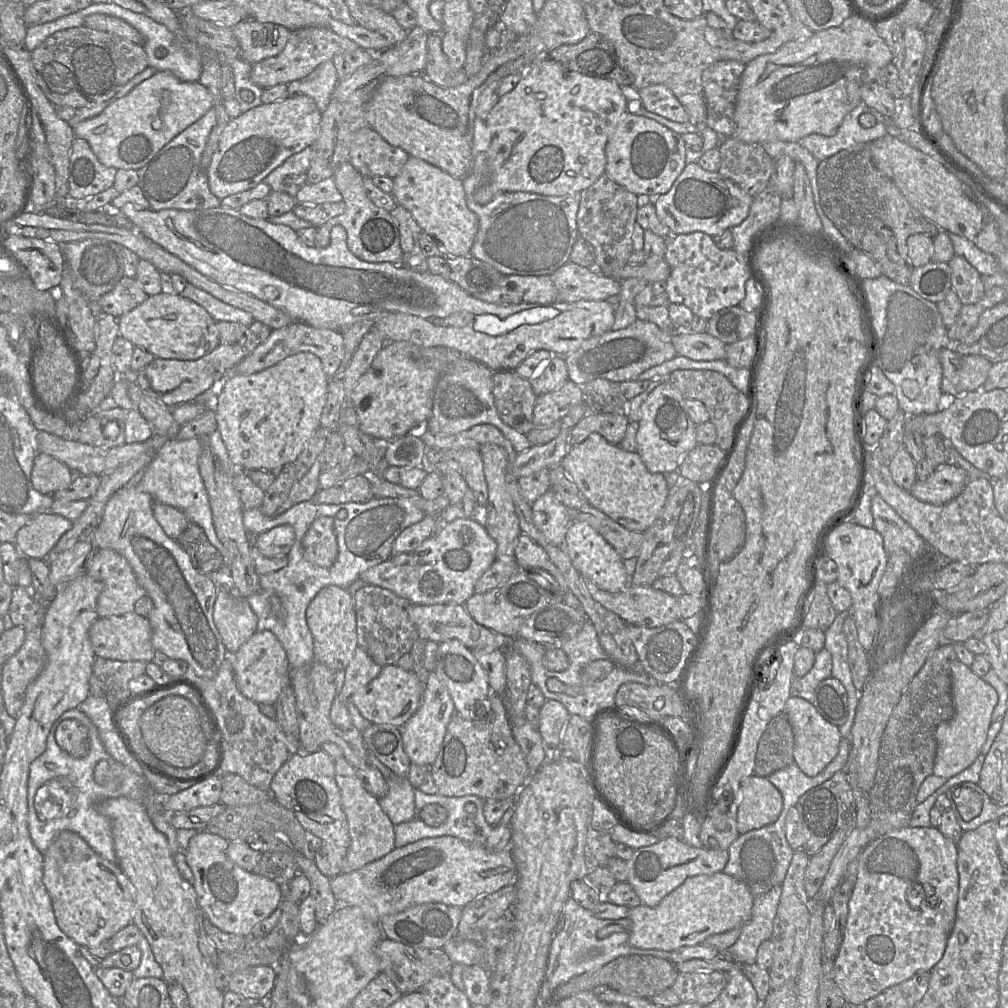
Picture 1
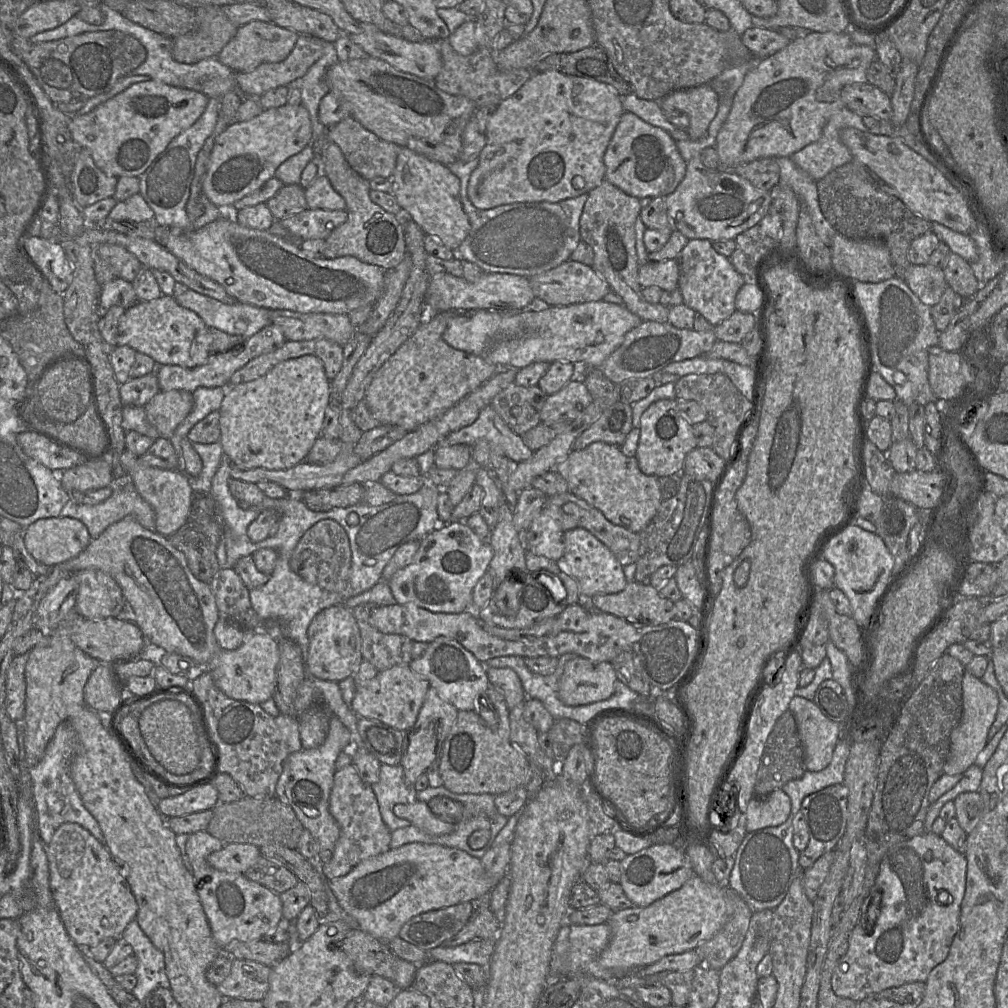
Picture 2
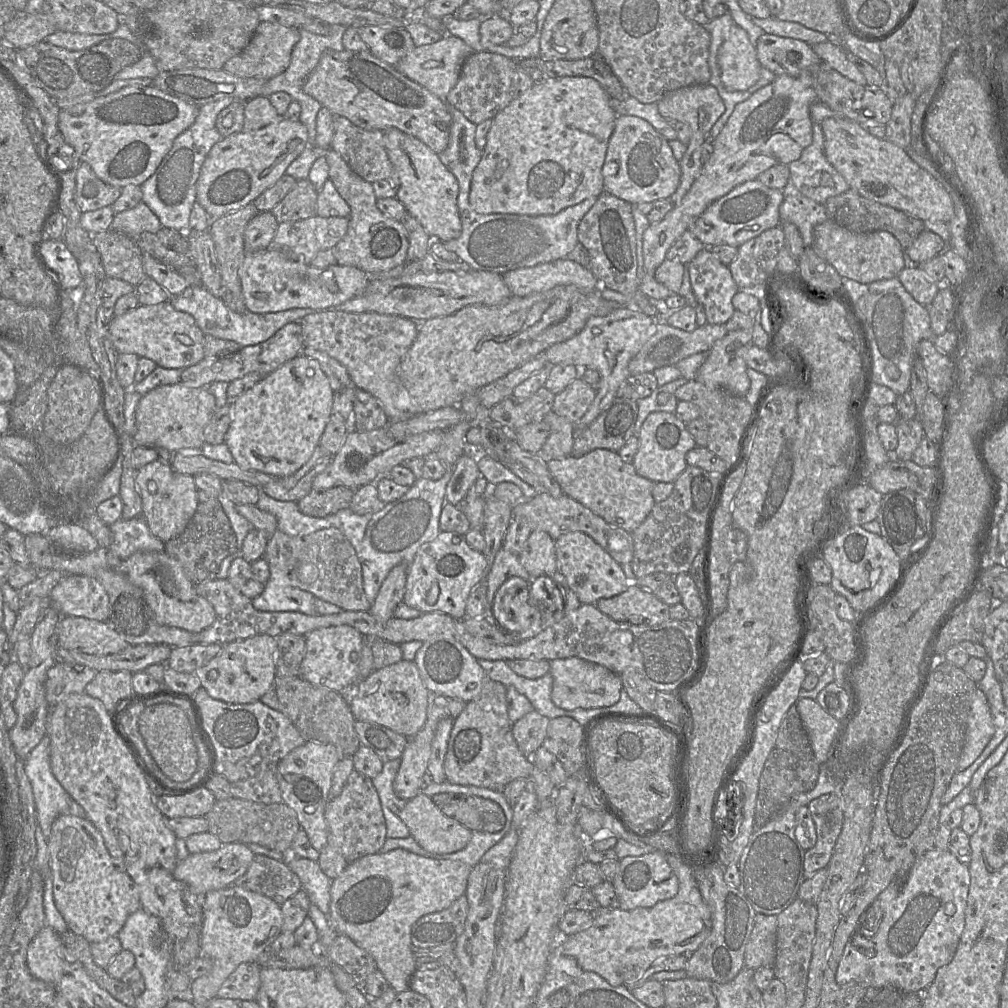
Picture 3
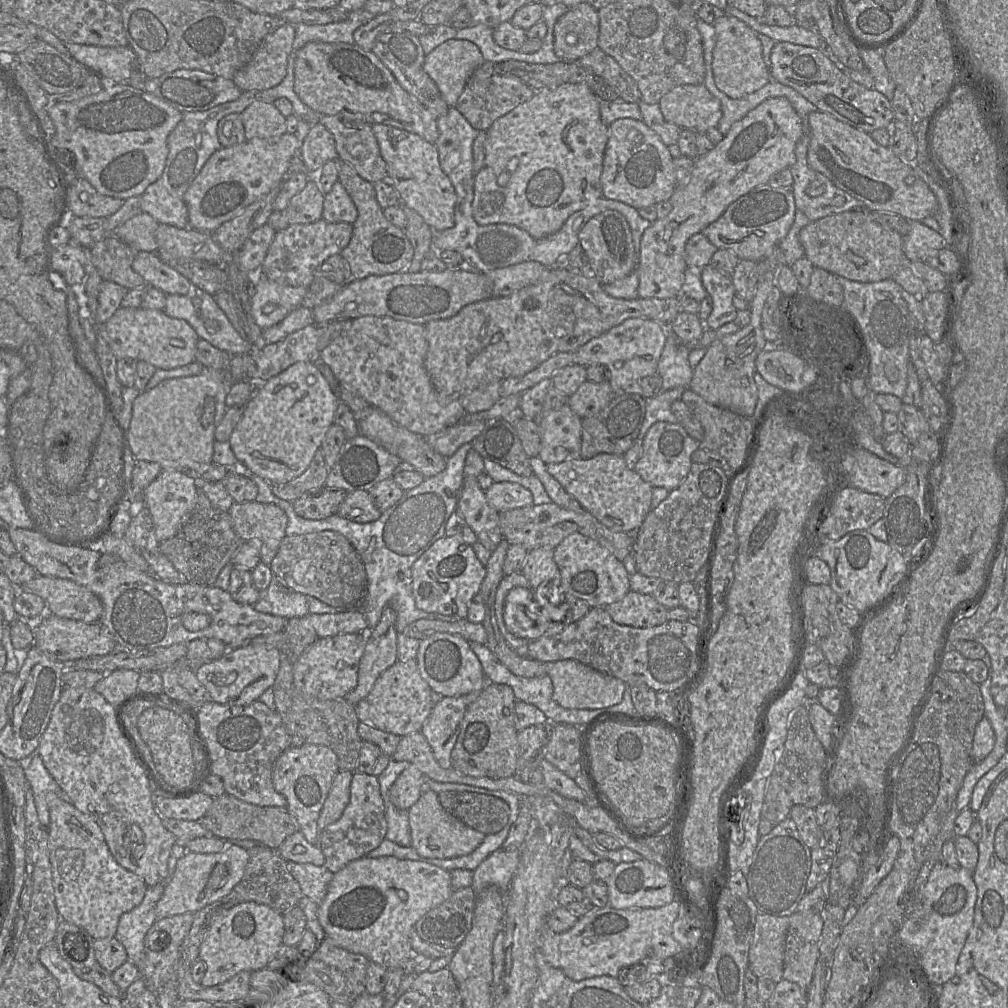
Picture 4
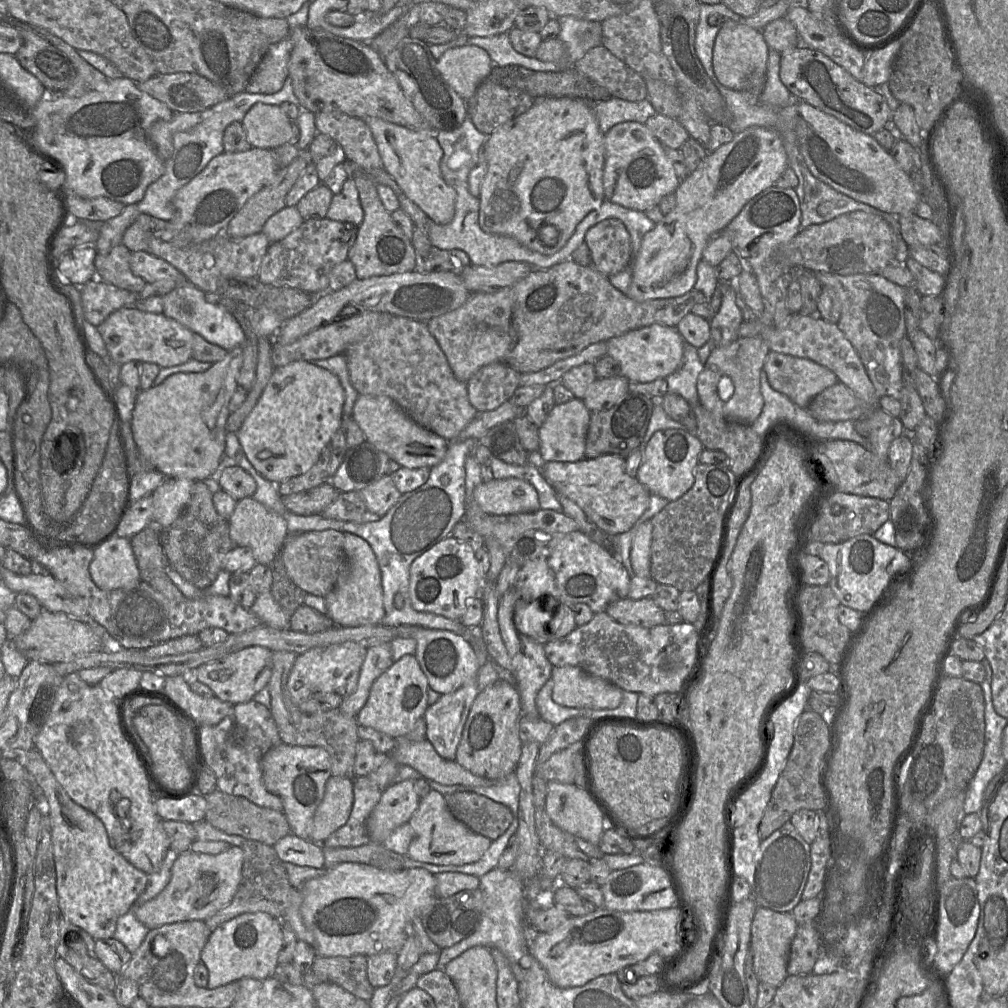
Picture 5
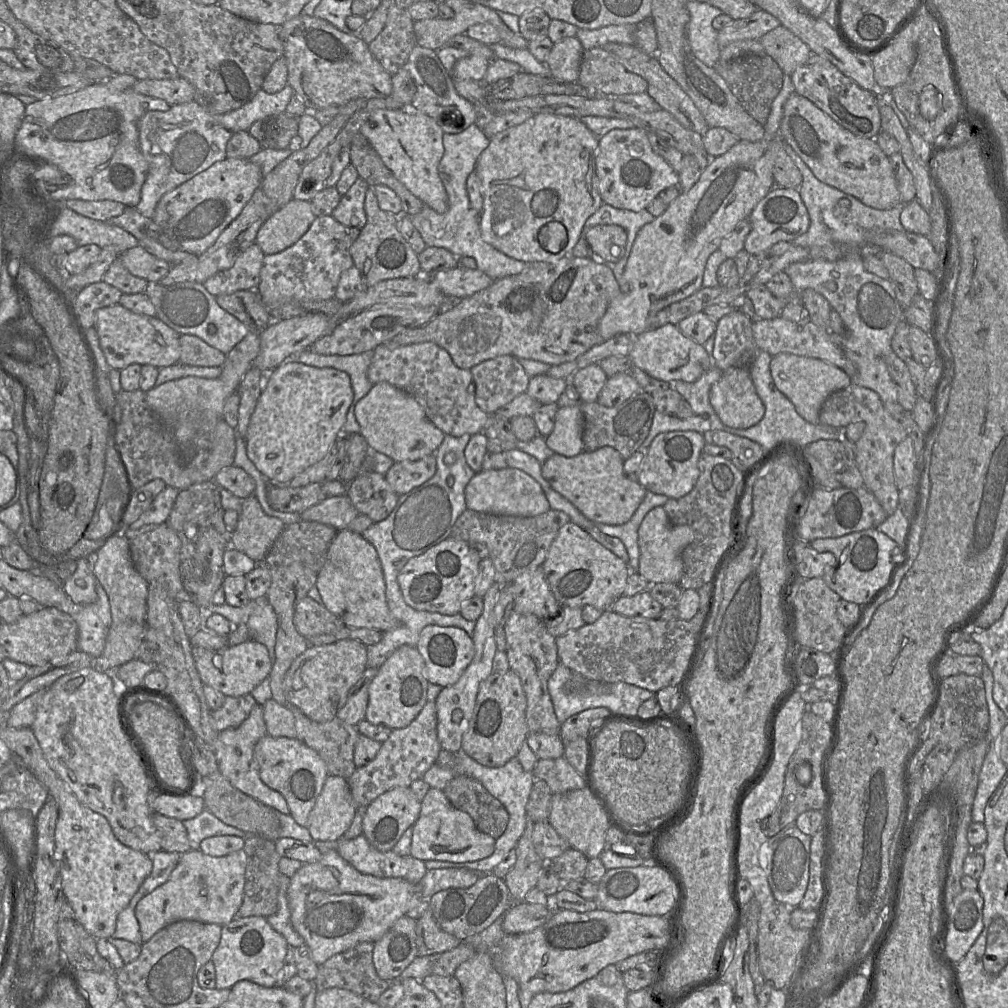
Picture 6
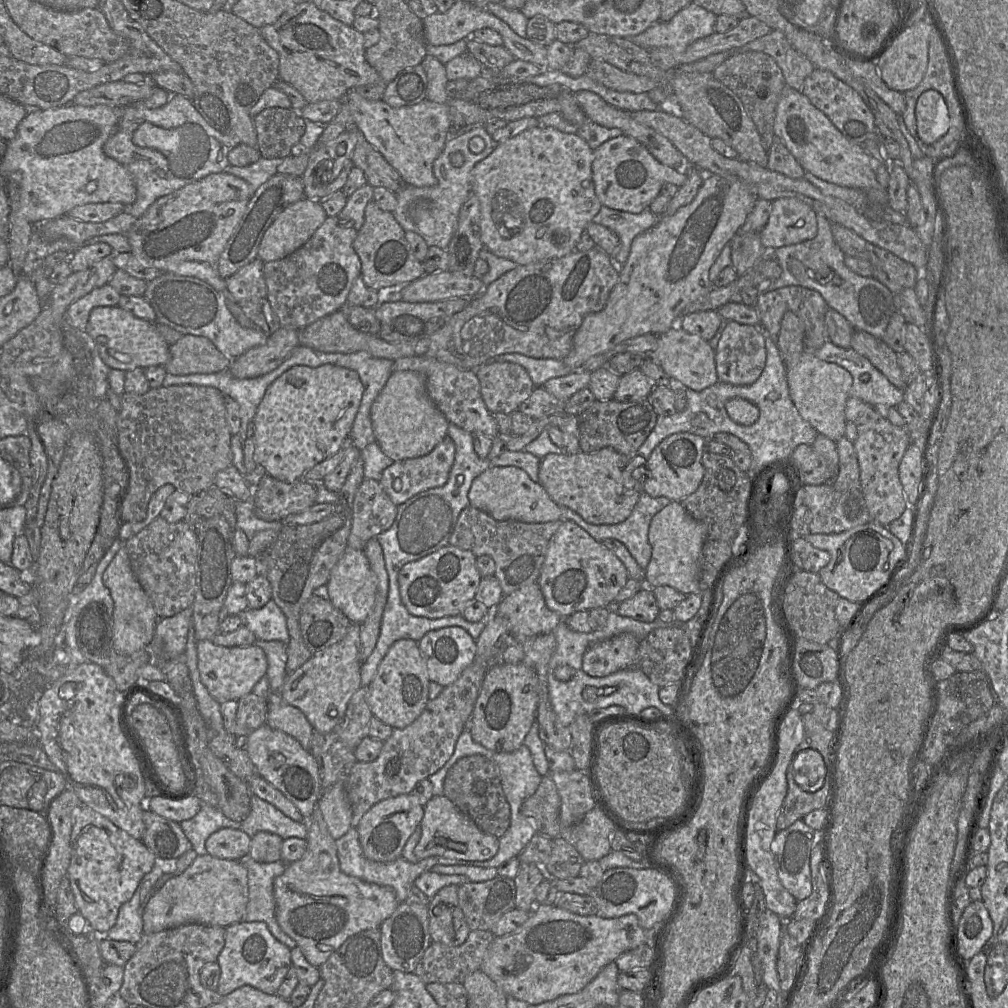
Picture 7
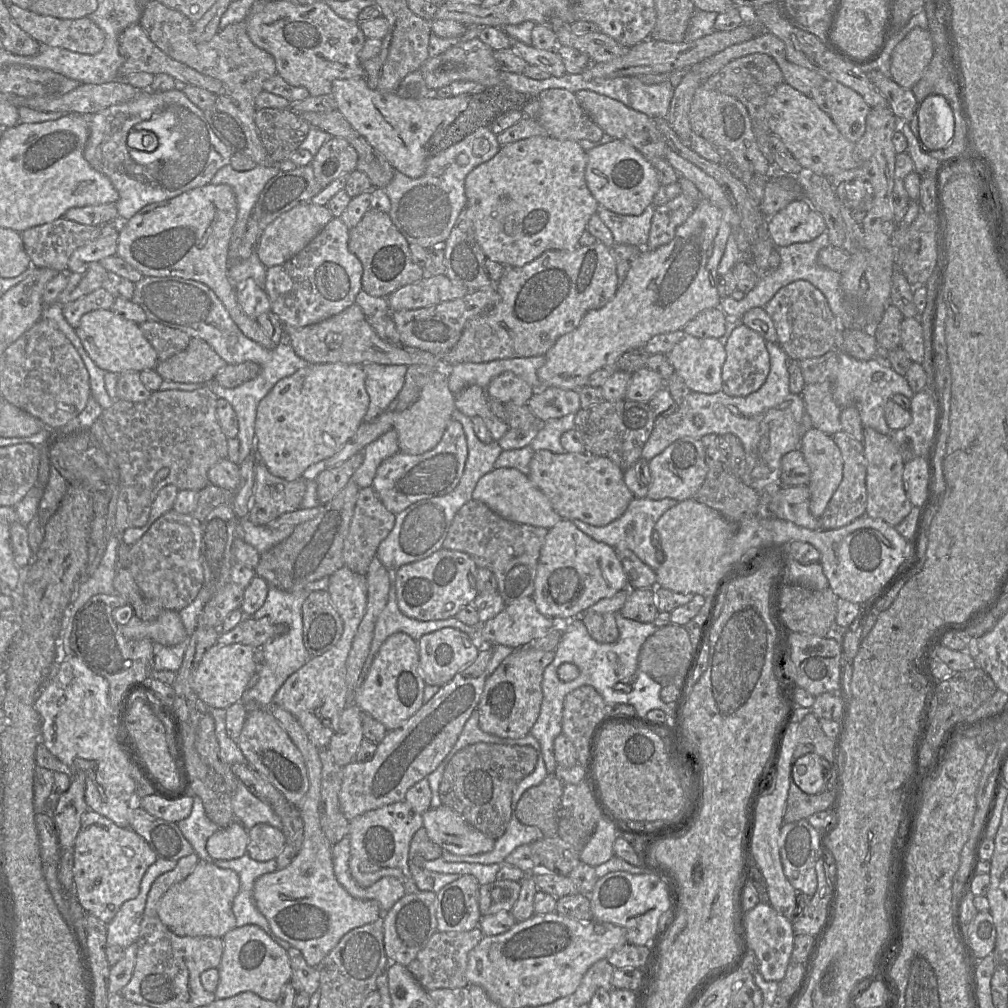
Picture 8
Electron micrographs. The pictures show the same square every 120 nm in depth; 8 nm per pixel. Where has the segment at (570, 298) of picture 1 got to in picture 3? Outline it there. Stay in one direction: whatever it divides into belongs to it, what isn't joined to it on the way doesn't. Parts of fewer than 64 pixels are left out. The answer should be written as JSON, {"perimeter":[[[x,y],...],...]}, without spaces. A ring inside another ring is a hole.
{"perimeter":[[[567,258],[510,270],[502,279],[512,295],[518,297],[544,292],[558,285],[575,285],[586,292],[596,291],[601,286],[589,268]]]}

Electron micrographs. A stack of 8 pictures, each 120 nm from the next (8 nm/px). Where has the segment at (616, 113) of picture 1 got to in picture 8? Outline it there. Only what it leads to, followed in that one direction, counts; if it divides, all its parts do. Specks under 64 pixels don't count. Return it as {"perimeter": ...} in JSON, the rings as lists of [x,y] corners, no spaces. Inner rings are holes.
{"perimeter":[[[532,136],[501,146],[492,159],[476,166],[466,176],[465,194],[476,240],[486,258],[505,267],[521,267],[547,250],[576,249],[589,219],[599,209],[587,186],[586,165],[587,151],[577,141]]]}

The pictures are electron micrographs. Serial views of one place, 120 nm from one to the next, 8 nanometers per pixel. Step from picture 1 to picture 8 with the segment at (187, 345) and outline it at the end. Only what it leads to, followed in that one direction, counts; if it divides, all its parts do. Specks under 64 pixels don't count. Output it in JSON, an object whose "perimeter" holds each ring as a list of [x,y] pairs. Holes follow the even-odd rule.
{"perimeter":[[[100,309],[84,314],[75,330],[90,358],[106,372],[118,375],[140,373],[153,370],[159,362],[155,349],[143,335],[140,326],[111,309]]]}

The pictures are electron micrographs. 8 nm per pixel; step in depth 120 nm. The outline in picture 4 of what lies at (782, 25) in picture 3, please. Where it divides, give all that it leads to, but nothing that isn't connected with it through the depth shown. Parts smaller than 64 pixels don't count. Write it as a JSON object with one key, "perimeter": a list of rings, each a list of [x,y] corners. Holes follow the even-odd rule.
{"perimeter":[[[727,6],[723,12],[726,15],[739,19],[755,32],[766,35],[775,42],[788,42],[815,49],[823,49],[827,52],[827,47],[816,30],[804,28],[797,24],[789,27],[770,26],[755,17],[739,11],[733,6]]]}

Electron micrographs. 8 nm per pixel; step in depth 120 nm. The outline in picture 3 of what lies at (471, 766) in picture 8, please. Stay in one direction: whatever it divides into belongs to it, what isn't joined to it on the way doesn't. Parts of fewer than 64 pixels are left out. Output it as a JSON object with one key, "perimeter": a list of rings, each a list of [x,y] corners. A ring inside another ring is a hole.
{"perimeter":[[[452,793],[436,794],[431,799],[444,815],[471,831],[496,833],[505,826],[505,814],[492,800]]]}

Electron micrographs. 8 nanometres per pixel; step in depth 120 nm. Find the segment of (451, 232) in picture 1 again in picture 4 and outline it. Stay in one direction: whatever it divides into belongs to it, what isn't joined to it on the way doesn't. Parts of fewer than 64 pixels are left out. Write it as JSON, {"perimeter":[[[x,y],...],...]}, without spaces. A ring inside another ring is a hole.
{"perimeter":[[[374,124],[372,131],[381,156],[387,166],[387,177],[399,195],[399,202],[417,212],[433,231],[443,231],[455,225],[455,189],[440,167],[435,144],[419,135],[385,125]]]}

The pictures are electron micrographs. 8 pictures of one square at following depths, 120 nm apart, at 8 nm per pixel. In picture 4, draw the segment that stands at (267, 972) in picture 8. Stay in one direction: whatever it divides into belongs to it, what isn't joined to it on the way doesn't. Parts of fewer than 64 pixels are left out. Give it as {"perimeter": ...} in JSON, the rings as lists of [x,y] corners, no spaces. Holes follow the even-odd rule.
{"perimeter":[[[243,902],[216,916],[201,943],[199,960],[206,966],[200,985],[222,984],[241,971],[265,970],[281,944],[283,915],[256,902]]]}

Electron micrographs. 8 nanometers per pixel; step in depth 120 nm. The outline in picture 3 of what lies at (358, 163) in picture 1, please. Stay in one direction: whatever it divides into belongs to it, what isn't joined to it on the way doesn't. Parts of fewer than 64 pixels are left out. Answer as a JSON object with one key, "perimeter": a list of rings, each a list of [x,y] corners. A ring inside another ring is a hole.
{"perimeter":[[[334,116],[331,148],[365,181],[390,179],[392,165],[383,131],[365,130],[344,117]]]}

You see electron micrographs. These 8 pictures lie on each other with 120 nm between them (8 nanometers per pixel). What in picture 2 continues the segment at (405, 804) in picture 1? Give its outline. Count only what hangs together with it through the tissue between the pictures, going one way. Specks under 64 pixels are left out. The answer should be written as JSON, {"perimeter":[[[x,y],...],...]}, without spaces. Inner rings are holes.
{"perimeter":[[[382,764],[377,782],[371,784],[376,796],[382,820],[391,832],[410,826],[406,819],[398,818],[393,813],[397,804],[409,804],[416,800],[416,791],[404,781],[402,766]]]}

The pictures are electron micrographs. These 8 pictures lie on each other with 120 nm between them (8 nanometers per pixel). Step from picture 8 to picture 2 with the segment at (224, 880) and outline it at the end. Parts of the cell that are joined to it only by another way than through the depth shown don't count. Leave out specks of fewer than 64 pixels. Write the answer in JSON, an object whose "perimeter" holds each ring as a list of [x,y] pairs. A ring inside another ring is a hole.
{"perimeter":[[[225,844],[221,850],[211,853],[207,861],[210,866],[217,870],[244,874],[260,857],[259,847],[253,844]]]}

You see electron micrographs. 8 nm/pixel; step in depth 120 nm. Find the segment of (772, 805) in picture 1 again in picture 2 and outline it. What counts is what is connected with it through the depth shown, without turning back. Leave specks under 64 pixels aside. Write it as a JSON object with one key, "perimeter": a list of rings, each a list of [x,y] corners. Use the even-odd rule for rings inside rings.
{"perimeter":[[[782,789],[772,791],[765,798],[754,796],[747,806],[746,830],[753,832],[780,826],[787,820],[790,810],[791,800]]]}

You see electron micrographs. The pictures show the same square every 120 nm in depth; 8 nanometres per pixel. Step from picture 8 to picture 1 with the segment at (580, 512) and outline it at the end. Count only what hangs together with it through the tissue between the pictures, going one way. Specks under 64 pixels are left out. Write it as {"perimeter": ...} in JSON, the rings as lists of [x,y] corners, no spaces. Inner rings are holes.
{"perimeter":[[[597,433],[590,434],[582,443],[572,447],[561,466],[592,507],[630,531],[644,533],[649,529],[659,517],[669,495],[664,474],[651,473],[638,452],[627,452]]]}

